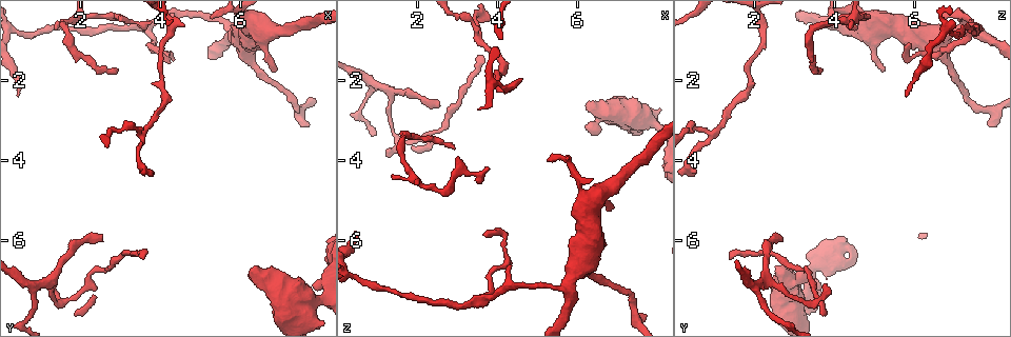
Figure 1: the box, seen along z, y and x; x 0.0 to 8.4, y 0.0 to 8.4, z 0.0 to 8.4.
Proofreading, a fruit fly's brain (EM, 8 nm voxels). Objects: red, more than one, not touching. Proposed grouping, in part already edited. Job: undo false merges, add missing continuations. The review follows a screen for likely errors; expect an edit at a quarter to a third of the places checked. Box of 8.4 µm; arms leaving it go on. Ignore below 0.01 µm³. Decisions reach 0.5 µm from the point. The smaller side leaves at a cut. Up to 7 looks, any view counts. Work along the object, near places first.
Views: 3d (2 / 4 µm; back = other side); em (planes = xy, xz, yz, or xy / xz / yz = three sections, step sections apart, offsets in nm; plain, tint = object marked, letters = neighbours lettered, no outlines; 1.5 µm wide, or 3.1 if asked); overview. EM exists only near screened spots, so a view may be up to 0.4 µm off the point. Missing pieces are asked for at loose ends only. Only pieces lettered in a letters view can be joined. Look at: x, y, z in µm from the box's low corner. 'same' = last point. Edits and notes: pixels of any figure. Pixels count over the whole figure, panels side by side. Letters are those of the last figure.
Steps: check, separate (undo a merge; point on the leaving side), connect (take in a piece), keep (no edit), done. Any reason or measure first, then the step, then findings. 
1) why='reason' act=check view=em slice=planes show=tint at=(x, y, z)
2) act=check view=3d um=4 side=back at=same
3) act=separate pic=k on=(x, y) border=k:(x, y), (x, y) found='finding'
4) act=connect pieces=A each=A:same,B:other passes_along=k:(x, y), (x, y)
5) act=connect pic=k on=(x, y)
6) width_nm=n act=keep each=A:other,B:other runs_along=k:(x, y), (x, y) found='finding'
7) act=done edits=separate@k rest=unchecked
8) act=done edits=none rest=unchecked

why='thin end' act=check view=em slice=planes show=letters at=(2.90, 1.75, 3.75)

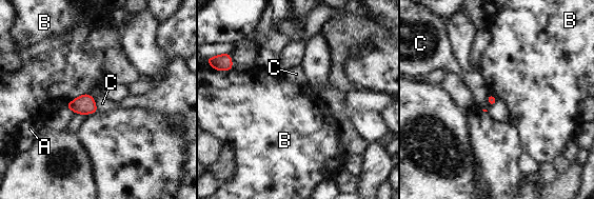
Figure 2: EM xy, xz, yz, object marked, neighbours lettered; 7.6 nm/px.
act=keep each=A:other,B:other,C:other found='none of them fits'

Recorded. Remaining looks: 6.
why='calibre changes' act=check view=em slice=yz step=4 show=tint at=(4.05, 2.20, 1.80)

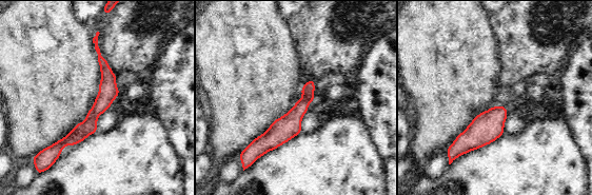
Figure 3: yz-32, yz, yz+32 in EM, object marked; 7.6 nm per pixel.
why='cut it another way' act=check view=em slice=planes show=letters at=same

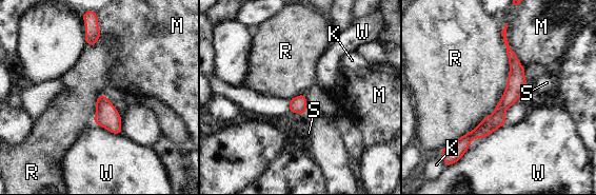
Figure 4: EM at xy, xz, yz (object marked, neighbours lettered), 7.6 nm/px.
width_nm=130 longest_contact=R:950nm act=keep each=K:other,M:other,R:other,S:other,W:other found='one neuron here'

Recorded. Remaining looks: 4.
why='calibre changes' act=check view=3d um=4 at=(6.65, 7.00, 2.85)

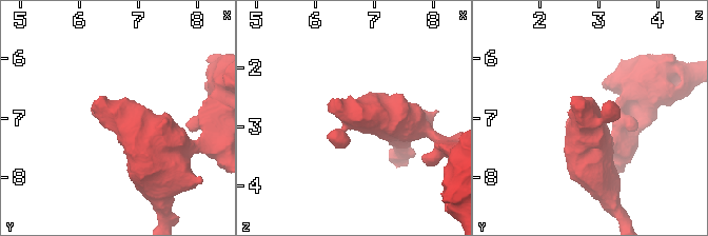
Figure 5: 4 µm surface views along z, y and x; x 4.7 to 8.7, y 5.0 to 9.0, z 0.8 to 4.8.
why='shape alone is not enough' act=check view=em slice=planes show=plain at=(6.60, 7.00, 2.85)

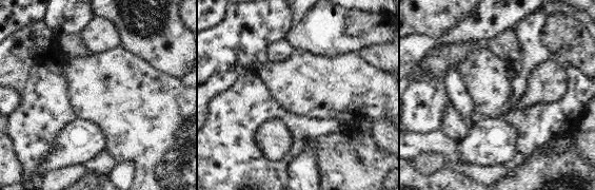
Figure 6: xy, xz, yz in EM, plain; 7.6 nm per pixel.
why='see the neighbours' act=check view=em slice=planes show=letters at=same

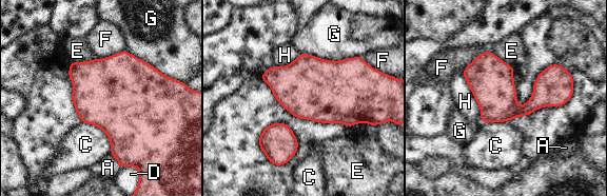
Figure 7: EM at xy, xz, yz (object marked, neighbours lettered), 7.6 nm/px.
act=keep each=A:other,C:other,D:other,E:other,F:other,G:other,H:other border=7:(82, 121), (105, 133), (111, 153) found='all the same neuron'

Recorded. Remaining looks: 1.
act=done edits=none rest=unchecked

